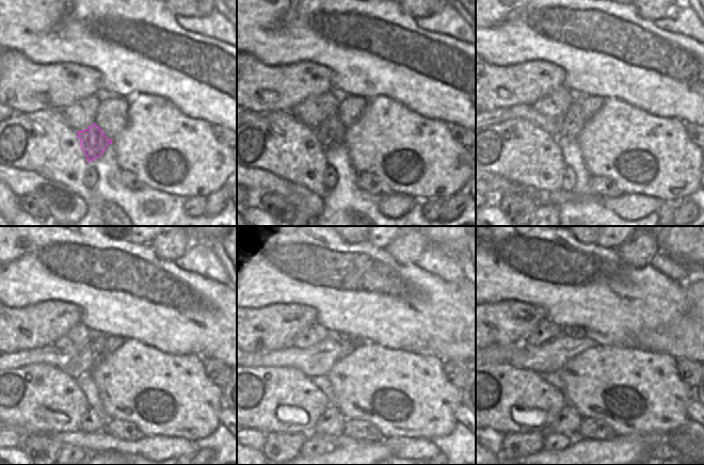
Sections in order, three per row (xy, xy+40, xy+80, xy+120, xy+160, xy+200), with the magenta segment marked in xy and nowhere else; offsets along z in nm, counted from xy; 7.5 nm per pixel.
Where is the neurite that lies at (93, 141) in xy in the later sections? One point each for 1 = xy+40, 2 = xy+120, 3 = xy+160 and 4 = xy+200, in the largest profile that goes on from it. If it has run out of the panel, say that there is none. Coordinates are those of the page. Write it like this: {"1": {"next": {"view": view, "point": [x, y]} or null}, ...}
{"1": {"next": {"view": "xy+40", "point": [331, 133]}}, "2": {"next": {"view": "xy+120", "point": [98, 347]}}, "3": {"next": {"view": "xy+160", "point": [334, 335]}}, "4": {"next": {"view": "xy+200", "point": [577, 333]}}}

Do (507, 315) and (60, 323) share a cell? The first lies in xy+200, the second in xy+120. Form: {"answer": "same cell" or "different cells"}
{"answer": "same cell"}

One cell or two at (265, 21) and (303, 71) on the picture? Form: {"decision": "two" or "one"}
{"decision": "two"}

